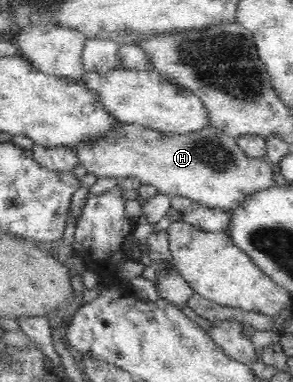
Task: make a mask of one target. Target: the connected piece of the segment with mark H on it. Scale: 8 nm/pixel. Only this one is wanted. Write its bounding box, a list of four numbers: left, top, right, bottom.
[74,124,276,215]

